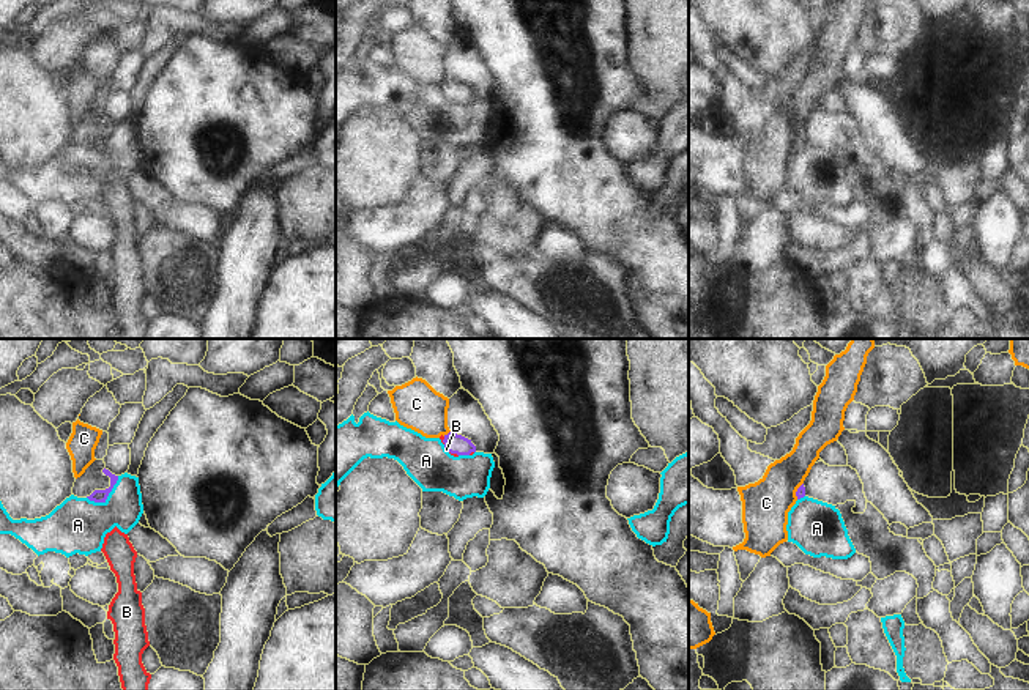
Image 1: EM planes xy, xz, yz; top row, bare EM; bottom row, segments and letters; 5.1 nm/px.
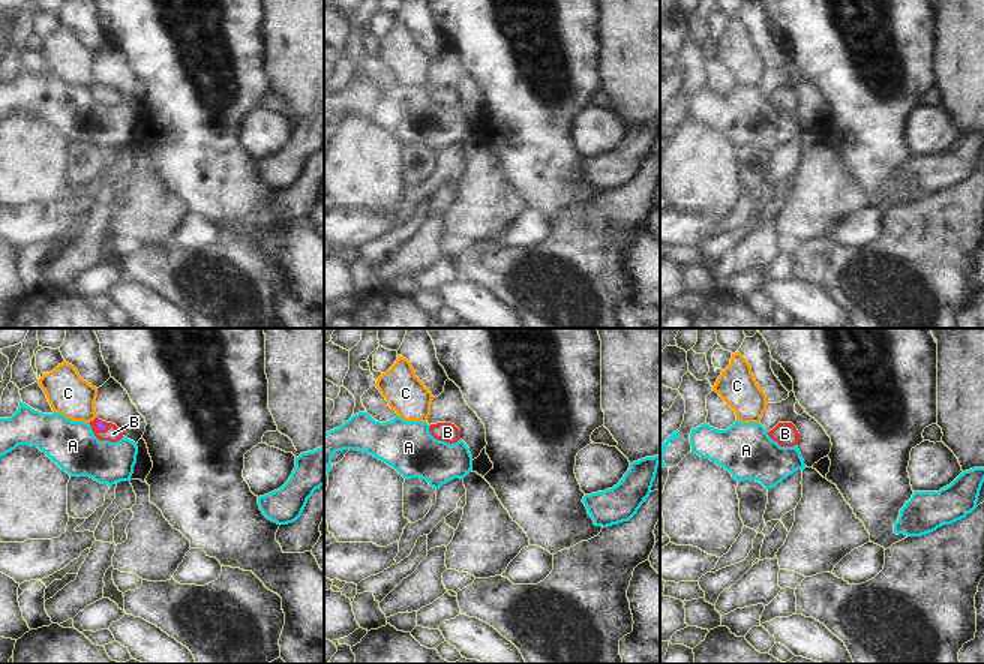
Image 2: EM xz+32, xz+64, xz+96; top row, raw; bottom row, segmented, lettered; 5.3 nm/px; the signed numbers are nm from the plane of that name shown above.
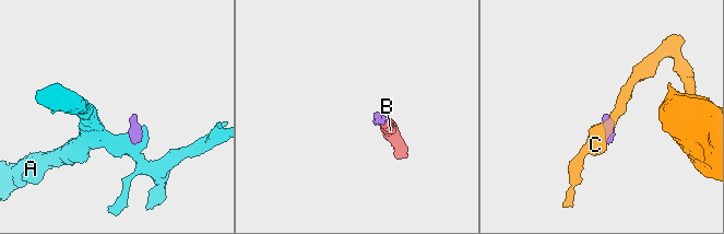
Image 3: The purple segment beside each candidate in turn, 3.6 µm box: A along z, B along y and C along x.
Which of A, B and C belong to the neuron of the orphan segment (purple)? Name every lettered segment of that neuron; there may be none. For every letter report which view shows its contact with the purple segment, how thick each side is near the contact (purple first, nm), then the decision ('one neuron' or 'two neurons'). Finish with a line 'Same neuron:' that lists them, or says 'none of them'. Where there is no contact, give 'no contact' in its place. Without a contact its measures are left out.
A: meets purple in xy; 60 nm thick on the purple side, 280 nm on the other; two neurons
B: meets purple in xz; 100 nm thick on the purple side, 20 nm on the other; one neuron
C: meets purple in xz; 100 nm thick on the purple side, 240 nm on the other; two neurons
Same neuron: B

